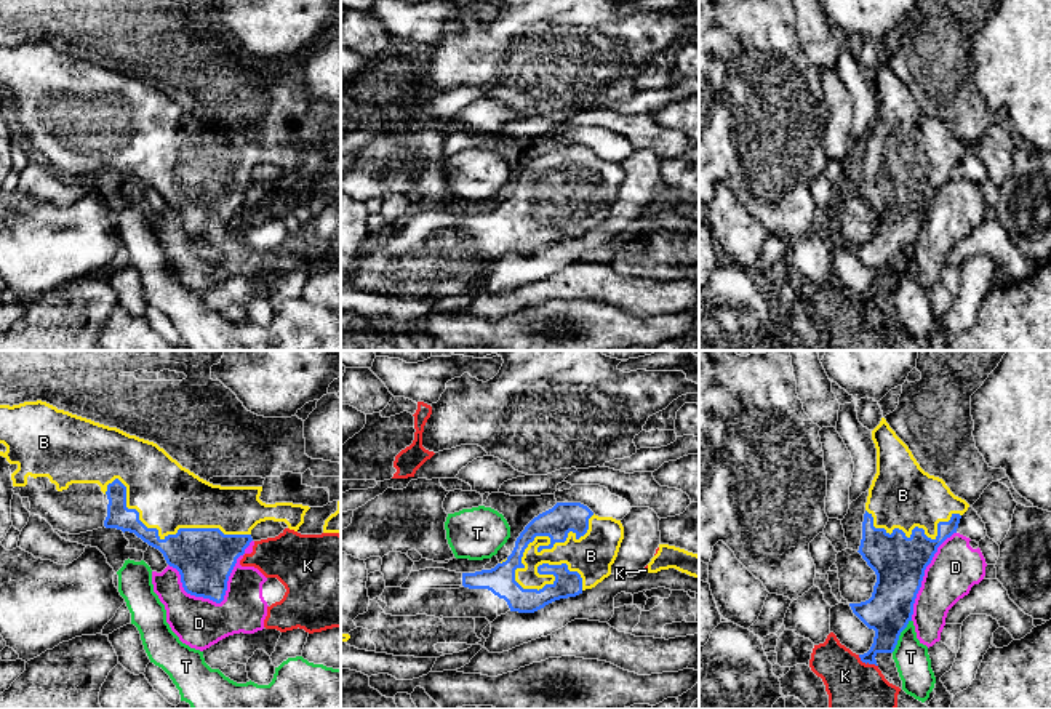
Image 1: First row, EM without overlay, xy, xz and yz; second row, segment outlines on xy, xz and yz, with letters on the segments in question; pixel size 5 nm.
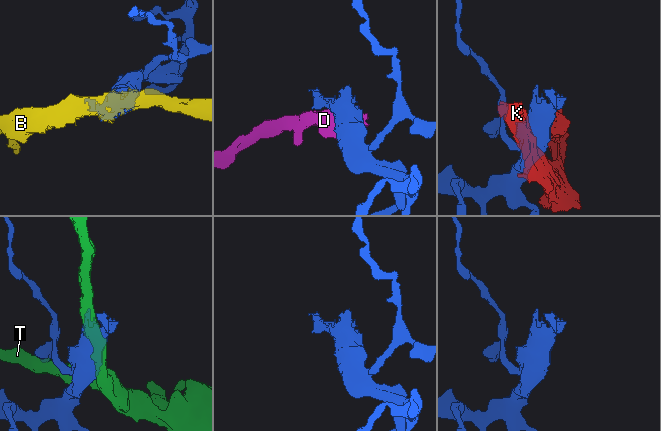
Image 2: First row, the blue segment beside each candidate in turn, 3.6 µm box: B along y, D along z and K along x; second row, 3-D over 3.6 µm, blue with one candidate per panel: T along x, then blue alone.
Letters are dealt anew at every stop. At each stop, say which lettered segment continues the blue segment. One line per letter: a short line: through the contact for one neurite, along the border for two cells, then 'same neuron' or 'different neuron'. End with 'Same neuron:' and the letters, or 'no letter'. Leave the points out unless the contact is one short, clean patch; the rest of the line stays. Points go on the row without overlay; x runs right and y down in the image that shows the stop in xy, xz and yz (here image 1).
B: same neuron
D: different neuron
K: different neuron
T: different neuron
Same neuron: B

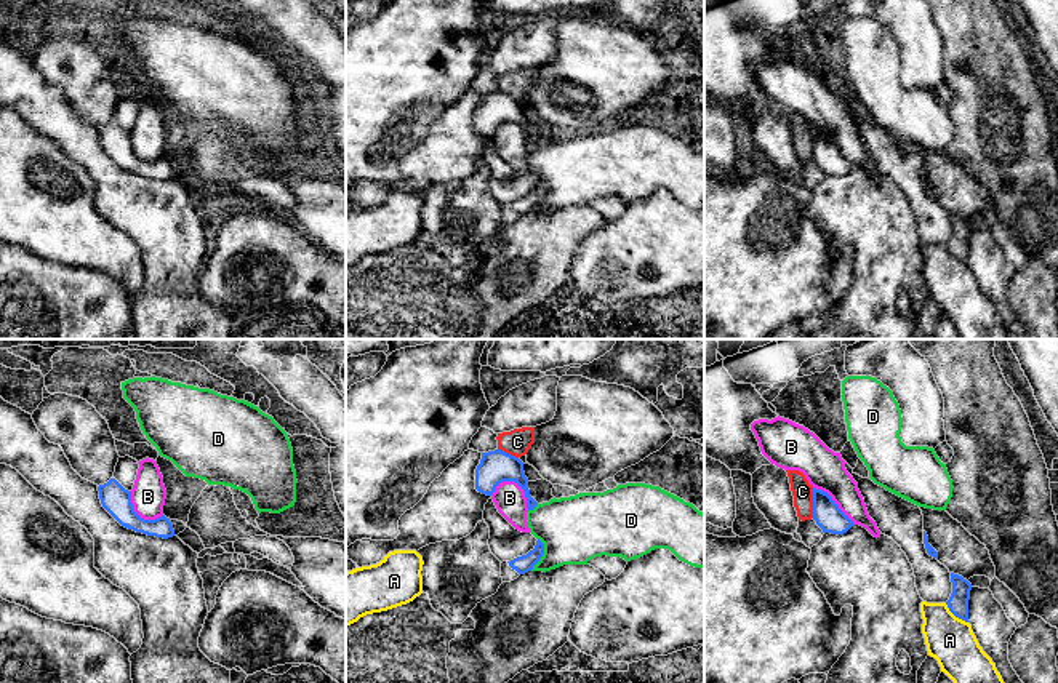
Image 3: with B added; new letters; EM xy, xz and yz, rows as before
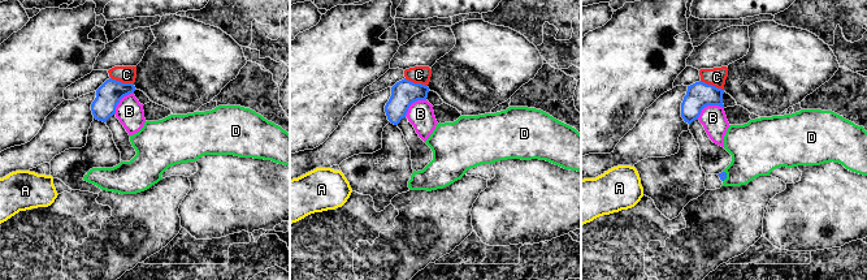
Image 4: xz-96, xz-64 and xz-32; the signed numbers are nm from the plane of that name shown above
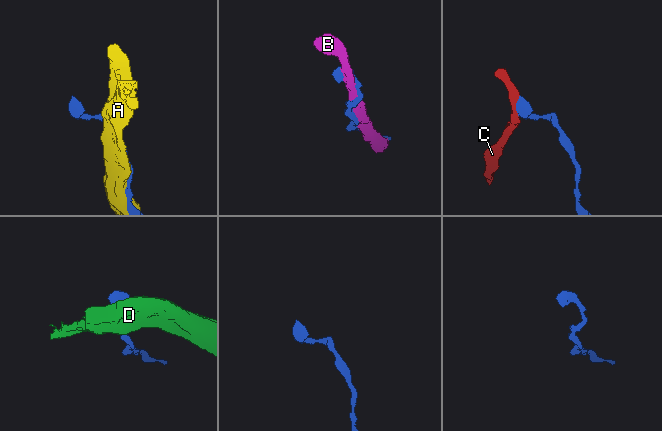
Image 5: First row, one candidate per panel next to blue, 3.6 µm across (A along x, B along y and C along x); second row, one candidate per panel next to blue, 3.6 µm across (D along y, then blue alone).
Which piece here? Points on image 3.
A: different neuron
B: different neuron
C: line yz (812, 130), (813, 159); different neuron
D: line xz (538, 179), (543, 186), (543, 197), (530, 211); different neuron
Same neuron: no letter

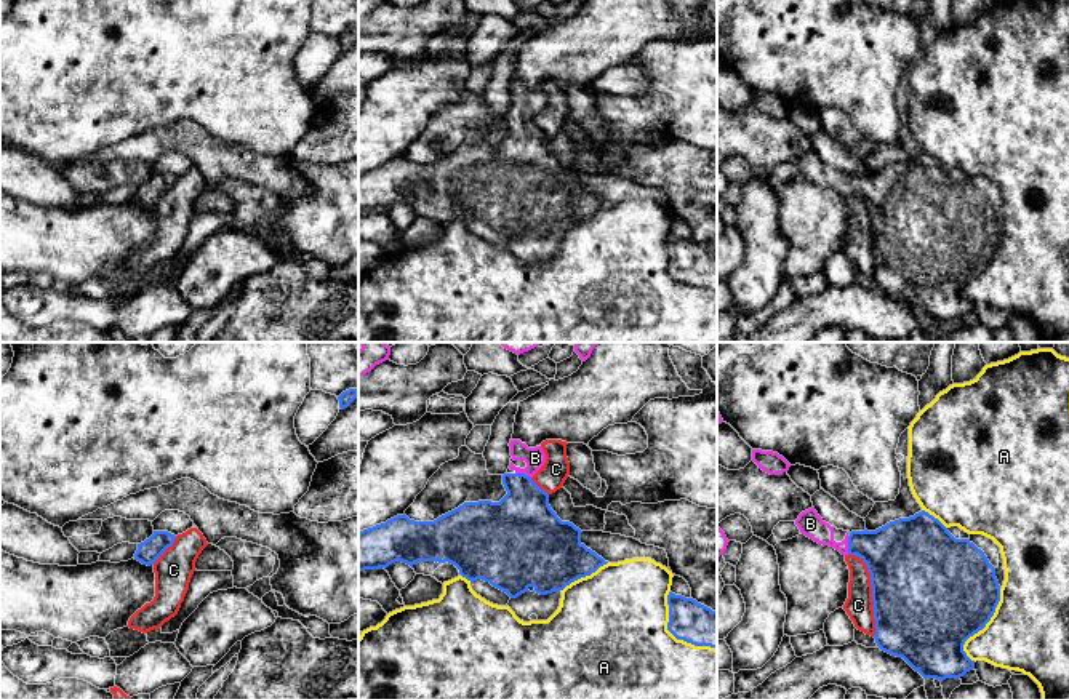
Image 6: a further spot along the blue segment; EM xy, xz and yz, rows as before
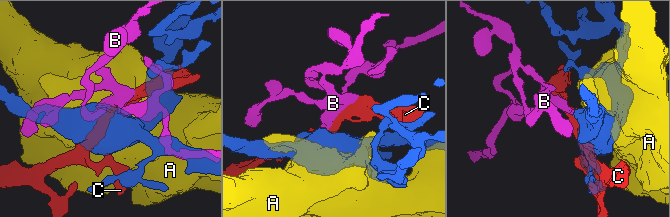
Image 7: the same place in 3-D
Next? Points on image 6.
A: different neuron
B: line yz (896, 197), (872, 187), (848, 187), (836, 187), (810, 165); same neuron
C: different neuron
Same neuron: B

